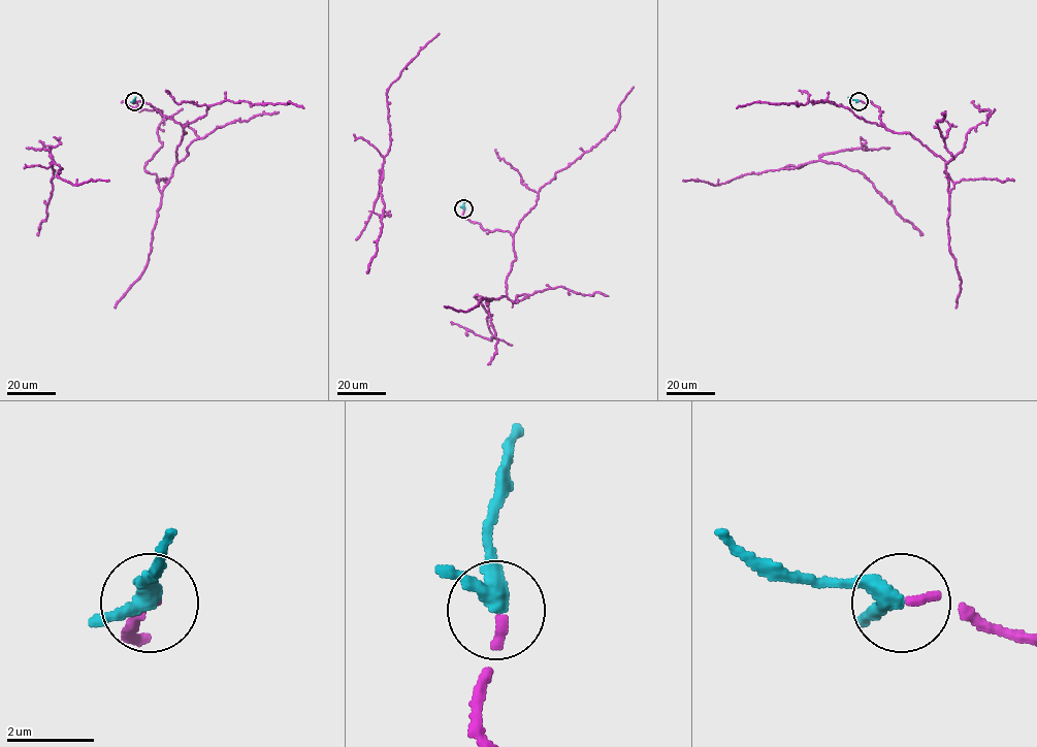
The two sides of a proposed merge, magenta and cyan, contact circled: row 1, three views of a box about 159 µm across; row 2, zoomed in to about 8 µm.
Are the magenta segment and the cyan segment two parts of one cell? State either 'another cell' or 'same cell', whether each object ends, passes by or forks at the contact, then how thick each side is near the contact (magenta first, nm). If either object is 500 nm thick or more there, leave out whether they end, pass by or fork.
same cell; magenta ends; cyan passes by; calibres 200 and 360 nm

